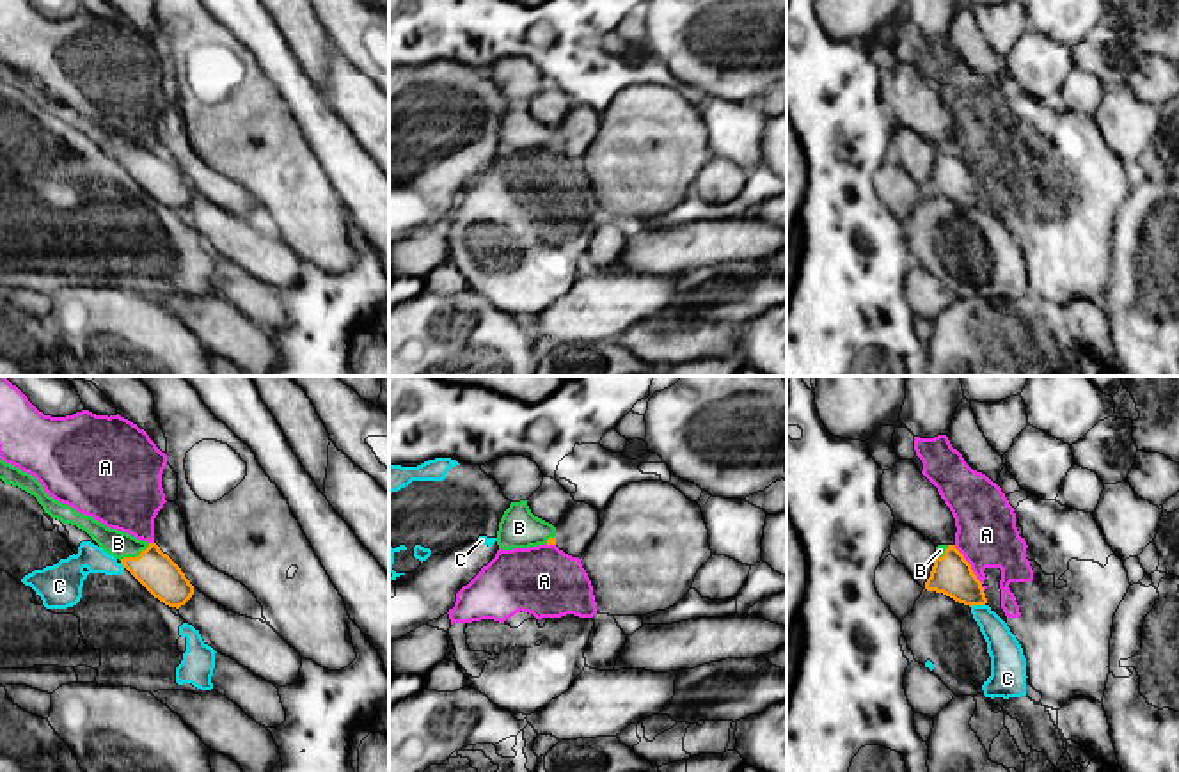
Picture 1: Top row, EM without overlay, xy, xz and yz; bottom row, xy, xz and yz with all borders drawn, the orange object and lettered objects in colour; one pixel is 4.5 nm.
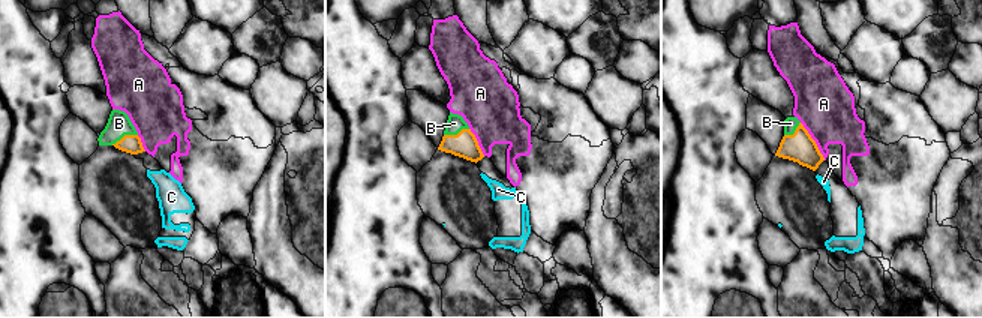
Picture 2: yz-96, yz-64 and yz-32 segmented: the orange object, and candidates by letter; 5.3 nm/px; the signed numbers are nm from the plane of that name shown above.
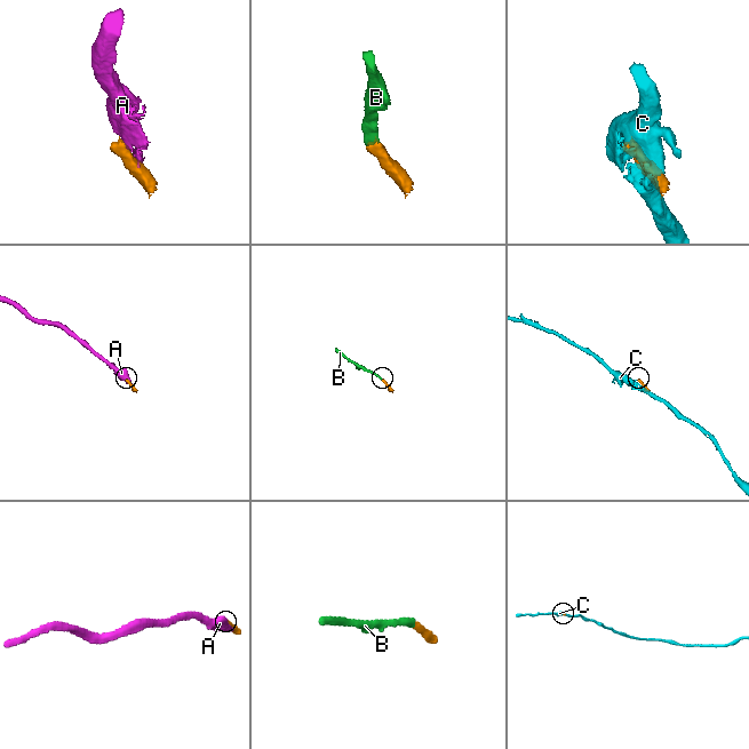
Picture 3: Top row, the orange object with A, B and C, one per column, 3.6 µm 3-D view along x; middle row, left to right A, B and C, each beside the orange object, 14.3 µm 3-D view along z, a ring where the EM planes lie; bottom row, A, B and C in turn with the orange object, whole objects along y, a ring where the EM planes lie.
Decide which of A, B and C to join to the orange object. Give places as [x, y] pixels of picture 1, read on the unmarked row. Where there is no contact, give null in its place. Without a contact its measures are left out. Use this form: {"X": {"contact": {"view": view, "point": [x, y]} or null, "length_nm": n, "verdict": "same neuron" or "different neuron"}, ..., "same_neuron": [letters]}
{"A": {"contact": {"view": "yz", "point": [970, 167]}, "length_nm": 220, "verdict": "different neuron"}, "B": {"contact": {"view": "xy", "point": [134, 160]}, "length_nm": 160, "verdict": "same neuron"}, "C": {"contact": {"view": "yz", "point": [977, 206]}, "length_nm": 70, "verdict": "different neuron"}, "same_neuron": ["B"]}

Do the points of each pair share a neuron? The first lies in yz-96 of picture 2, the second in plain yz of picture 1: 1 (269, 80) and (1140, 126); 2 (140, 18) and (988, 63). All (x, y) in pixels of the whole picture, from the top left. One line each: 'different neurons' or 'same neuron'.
1: same neuron
2: same neuron

